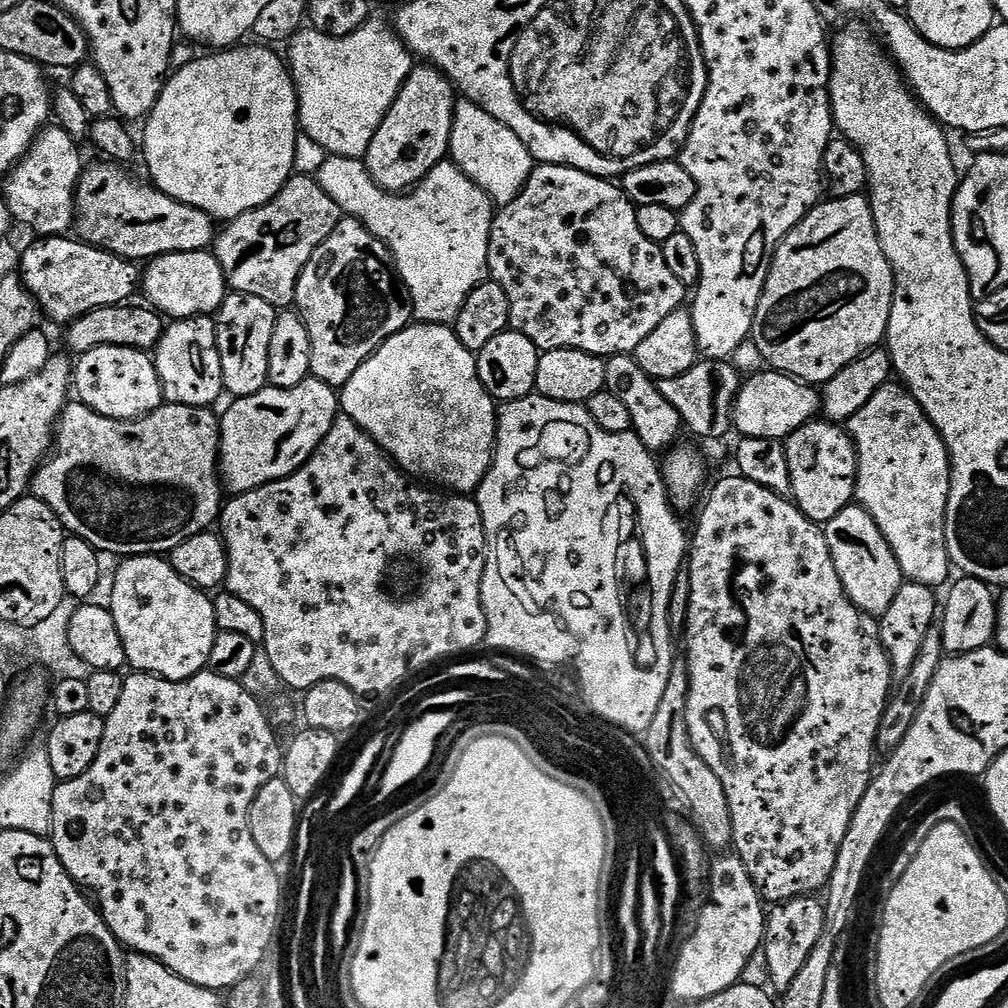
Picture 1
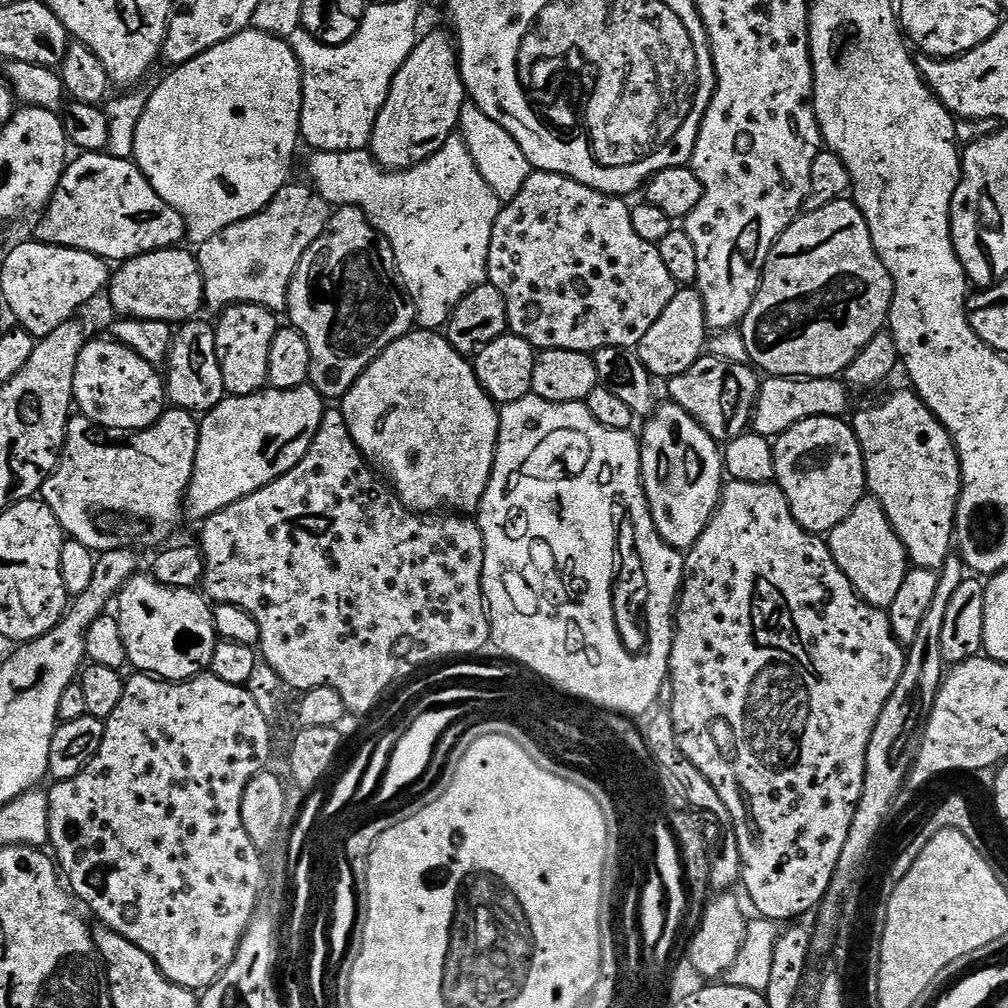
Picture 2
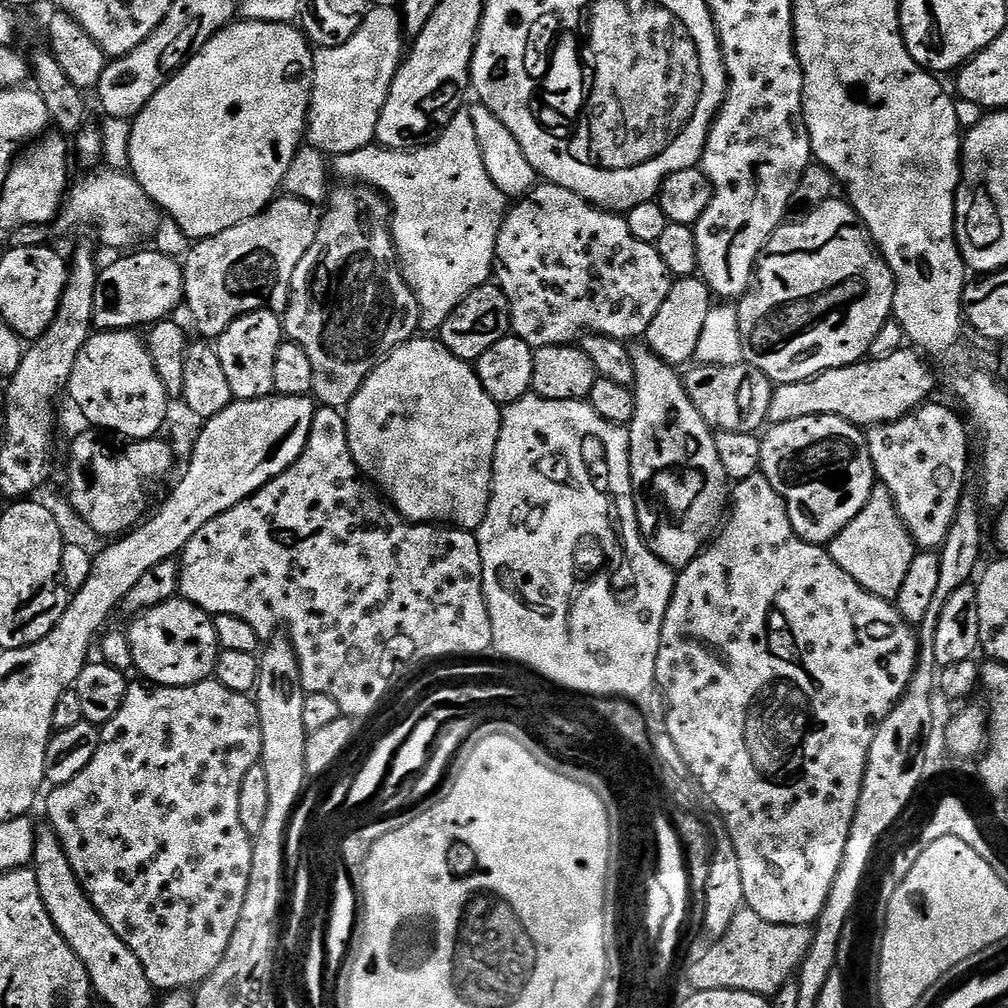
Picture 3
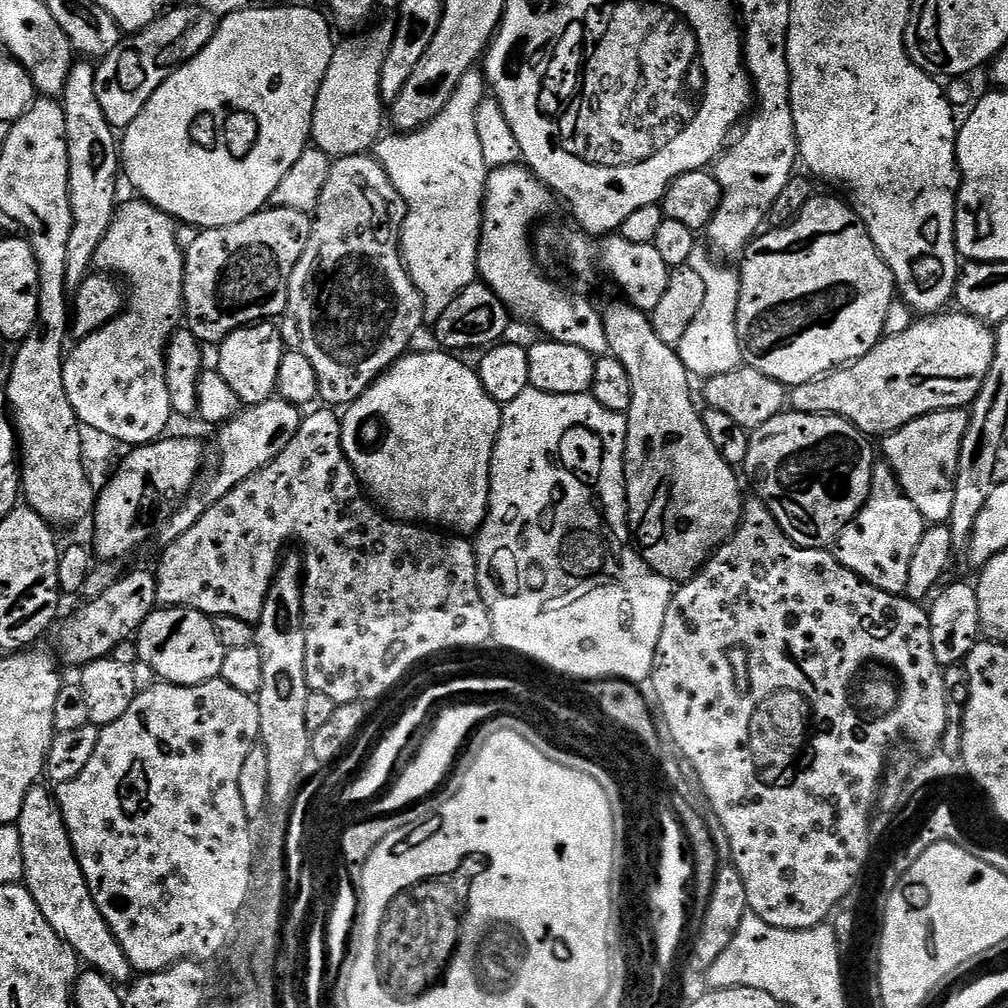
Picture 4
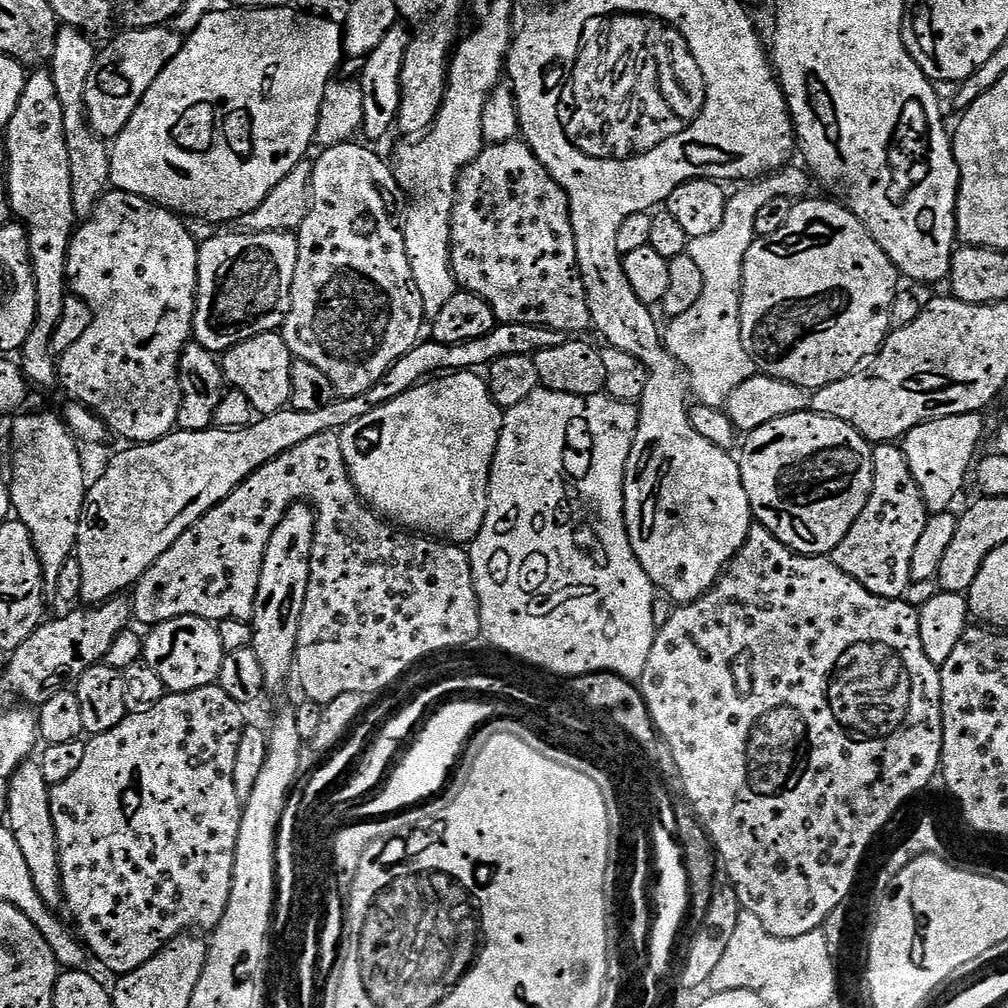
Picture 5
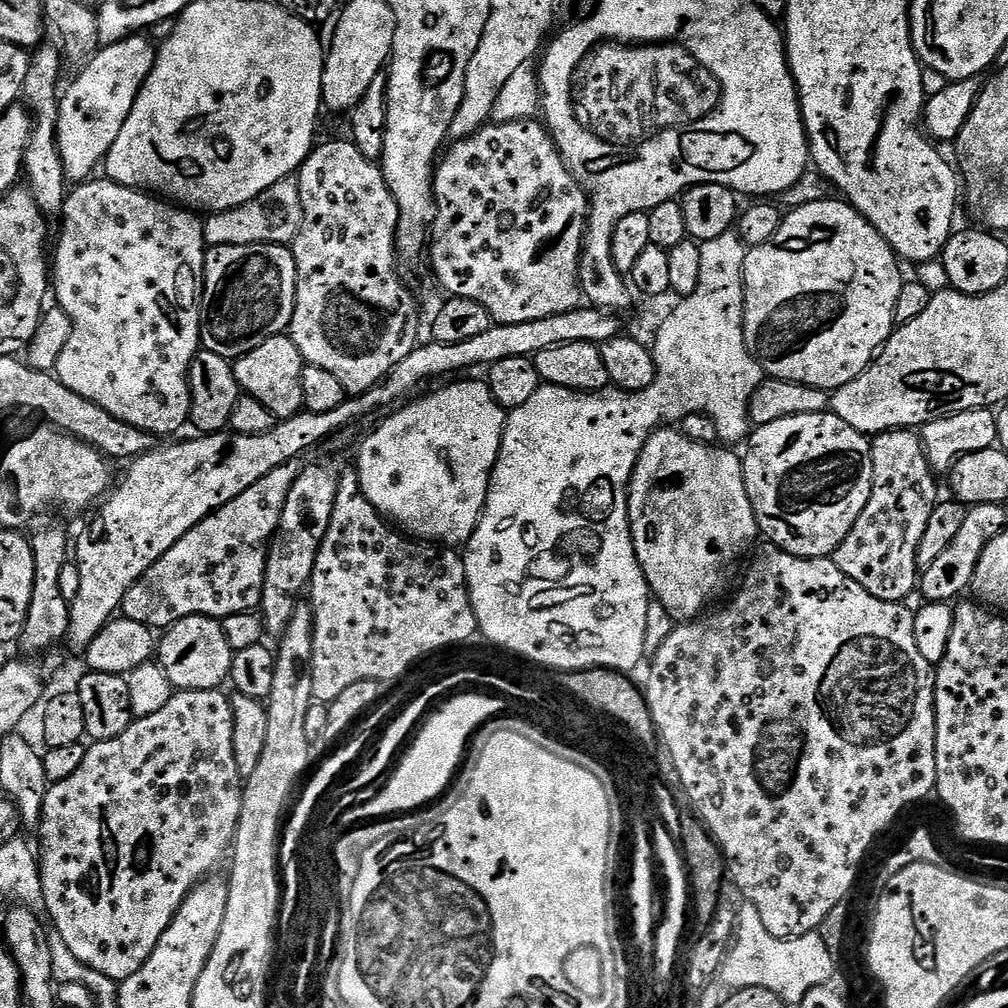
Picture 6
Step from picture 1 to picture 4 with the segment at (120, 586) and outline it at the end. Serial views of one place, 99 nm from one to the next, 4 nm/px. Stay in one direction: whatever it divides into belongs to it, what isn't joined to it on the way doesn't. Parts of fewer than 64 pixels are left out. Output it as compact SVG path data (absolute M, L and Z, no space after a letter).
M157 607L140 627L136 641L139 663L157 672L161 681L193 688L207 680L215 680L222 670L224 647L212 625L213 617L193 608Z

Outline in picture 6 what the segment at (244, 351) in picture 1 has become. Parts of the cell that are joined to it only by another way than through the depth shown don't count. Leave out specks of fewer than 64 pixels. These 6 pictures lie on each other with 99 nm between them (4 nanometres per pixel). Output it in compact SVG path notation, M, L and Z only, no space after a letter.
M288 334L266 338L258 350L250 350L250 354L240 357L232 365L241 393L253 396L277 421L289 420L304 408L302 374L305 367L304 355Z

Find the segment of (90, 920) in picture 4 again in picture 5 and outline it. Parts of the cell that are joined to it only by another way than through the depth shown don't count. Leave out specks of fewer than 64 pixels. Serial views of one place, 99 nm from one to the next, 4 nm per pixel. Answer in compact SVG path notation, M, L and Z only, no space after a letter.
M32 758L25 760L21 768L13 774L8 787L6 827L15 832L18 838L18 846L22 849L22 855L26 857L26 866L30 866L30 876L34 878L34 886L38 886L38 894L48 903L49 908L56 910L64 904L64 886L60 882L60 850L50 808L51 793L51 787L46 782L46 774L42 774L39 762Z

